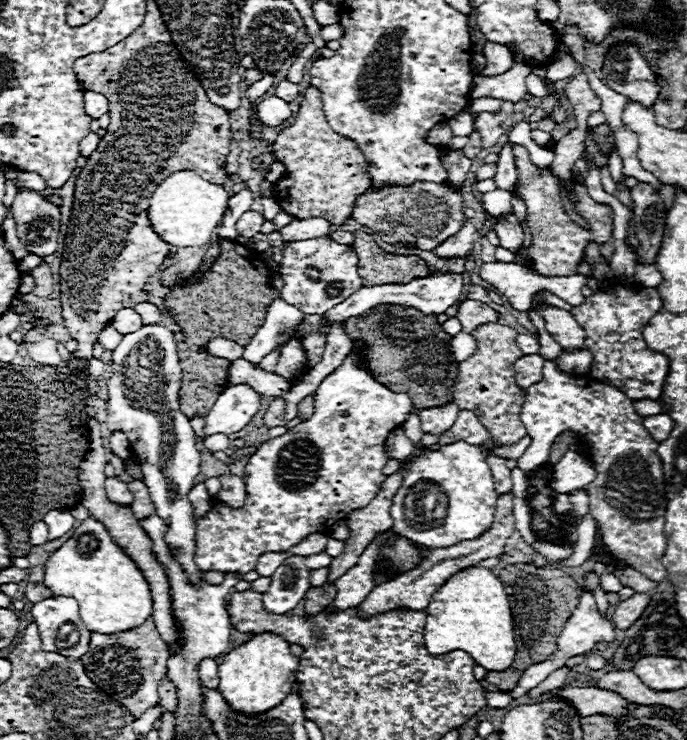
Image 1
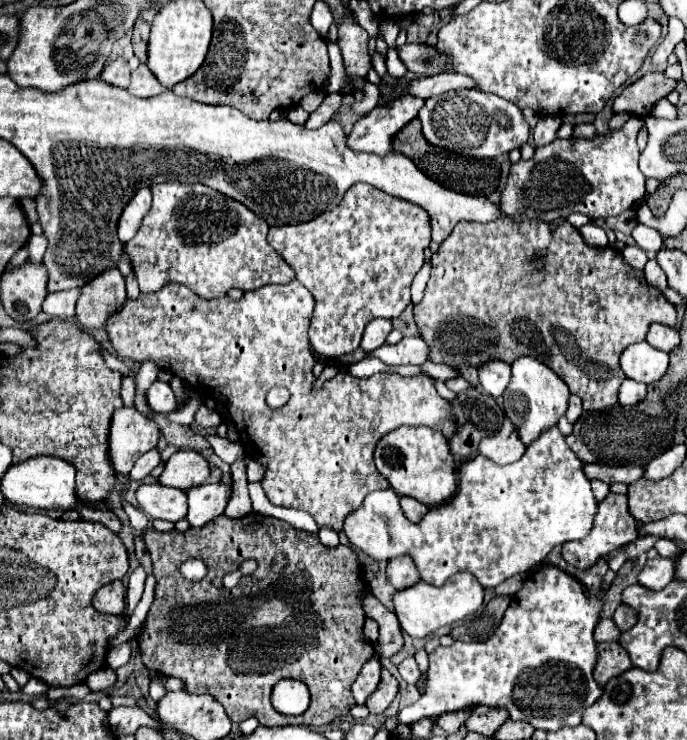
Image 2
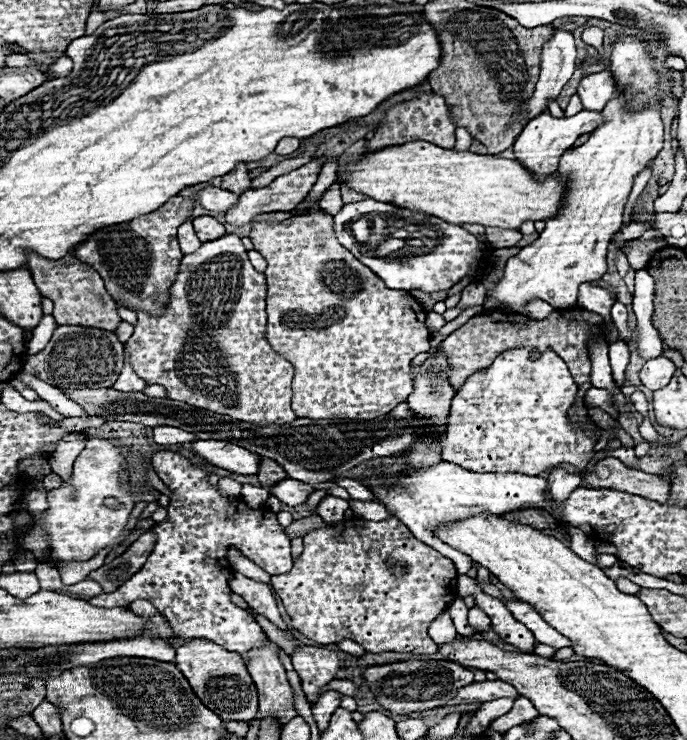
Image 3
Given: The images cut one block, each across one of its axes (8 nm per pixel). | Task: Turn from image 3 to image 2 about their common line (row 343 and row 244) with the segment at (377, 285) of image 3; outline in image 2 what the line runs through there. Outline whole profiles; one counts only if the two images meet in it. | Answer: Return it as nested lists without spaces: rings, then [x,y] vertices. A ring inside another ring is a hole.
[[[352,186],[342,202],[326,212],[326,214],[320,214],[316,218],[312,218],[310,222],[304,222],[304,224],[296,224],[296,226],[280,226],[280,228],[270,228],[268,232],[268,244],[286,260],[286,264],[296,272],[296,280],[306,286],[310,290],[310,294],[314,296],[316,300],[316,306],[314,306],[314,314],[312,314],[312,320],[310,320],[310,346],[312,350],[322,356],[322,358],[338,358],[342,354],[348,354],[352,350],[356,350],[360,346],[360,340],[362,340],[362,334],[364,334],[364,328],[370,320],[374,318],[396,318],[404,312],[404,308],[410,304],[410,284],[412,284],[412,278],[416,276],[416,272],[422,268],[424,264],[424,250],[428,248],[430,244],[430,238],[432,236],[432,230],[430,230],[430,214],[414,204],[414,202],[408,202],[408,200],[402,200],[402,198],[394,198],[394,196],[388,196],[388,194],[382,194],[382,192],[376,192],[376,188],[372,186]]]

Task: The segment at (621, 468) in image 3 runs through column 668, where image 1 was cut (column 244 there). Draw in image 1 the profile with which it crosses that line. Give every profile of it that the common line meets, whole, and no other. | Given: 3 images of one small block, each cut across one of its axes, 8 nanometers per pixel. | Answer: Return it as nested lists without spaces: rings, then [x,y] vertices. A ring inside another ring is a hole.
[[[220,476],[220,492],[214,496],[216,500],[224,502],[230,508],[240,508],[246,498],[246,484],[240,476]]]

